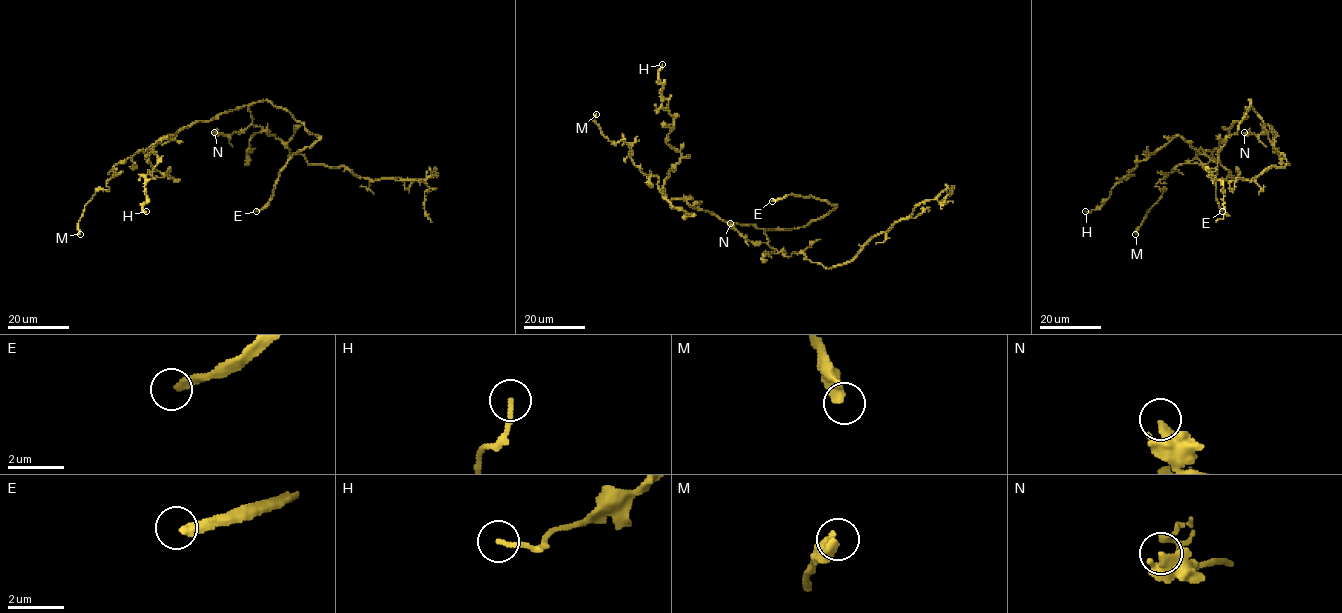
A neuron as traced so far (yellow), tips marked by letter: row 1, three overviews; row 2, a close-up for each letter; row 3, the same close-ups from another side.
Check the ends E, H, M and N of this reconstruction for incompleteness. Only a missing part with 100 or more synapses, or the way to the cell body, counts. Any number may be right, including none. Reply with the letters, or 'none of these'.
E

